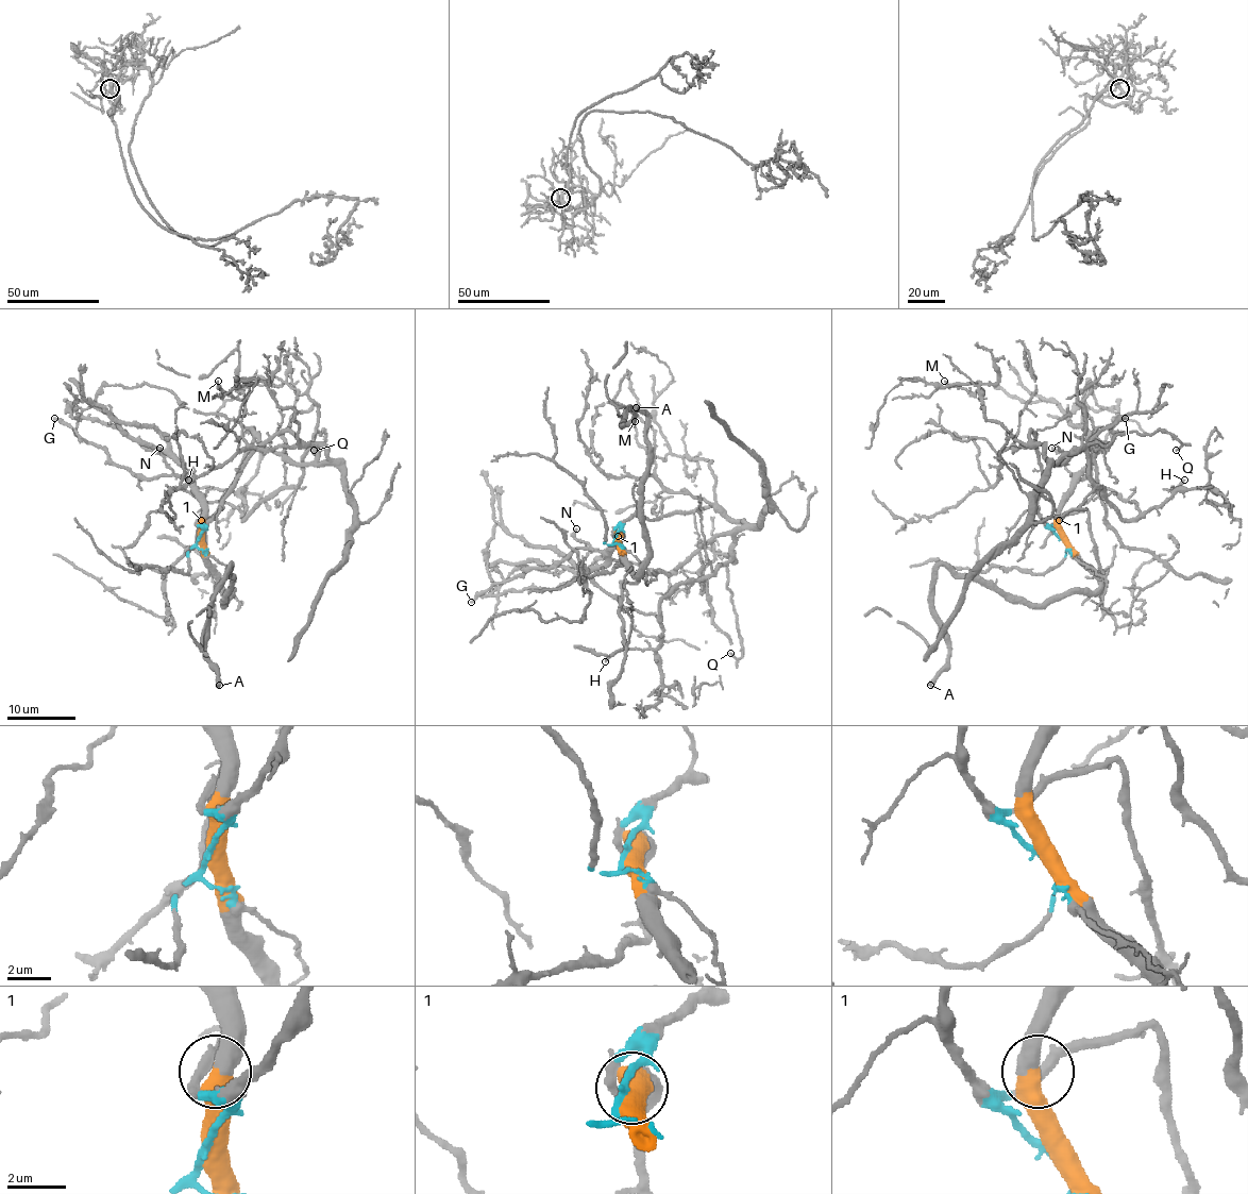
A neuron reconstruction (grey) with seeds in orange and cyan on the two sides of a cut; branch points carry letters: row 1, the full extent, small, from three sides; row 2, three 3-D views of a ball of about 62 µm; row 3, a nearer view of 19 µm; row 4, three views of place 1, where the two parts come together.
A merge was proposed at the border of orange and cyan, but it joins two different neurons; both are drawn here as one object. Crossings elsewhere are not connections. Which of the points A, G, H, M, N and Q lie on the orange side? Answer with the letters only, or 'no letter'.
A, G, N

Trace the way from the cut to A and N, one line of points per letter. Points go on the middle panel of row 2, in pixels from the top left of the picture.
A: (614, 539), (621, 560), (637, 575), (647, 556), (642, 517), (647, 415), (629, 409), (623, 425), (637, 406)
N: (614, 539), (602, 552), (595, 552), (574, 536), (576, 530)

